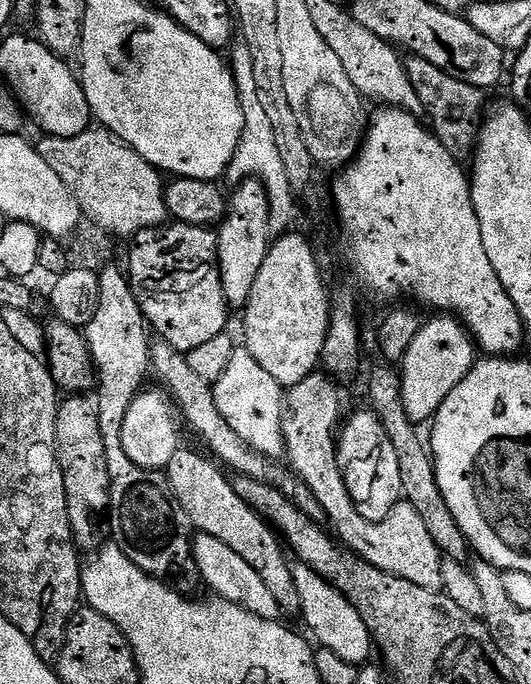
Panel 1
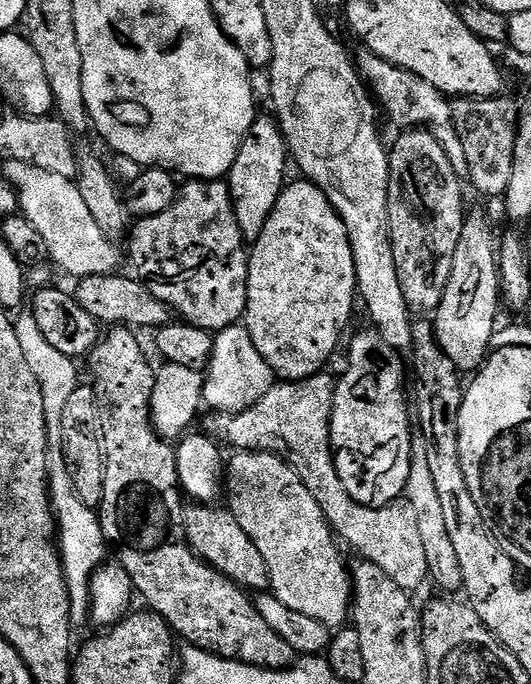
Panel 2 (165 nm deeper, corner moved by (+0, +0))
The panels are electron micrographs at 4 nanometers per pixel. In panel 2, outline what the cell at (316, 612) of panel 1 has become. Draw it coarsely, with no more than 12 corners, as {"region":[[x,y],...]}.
{"region":[[235,453],[226,506],[271,593],[342,628],[351,573],[276,453]]}

